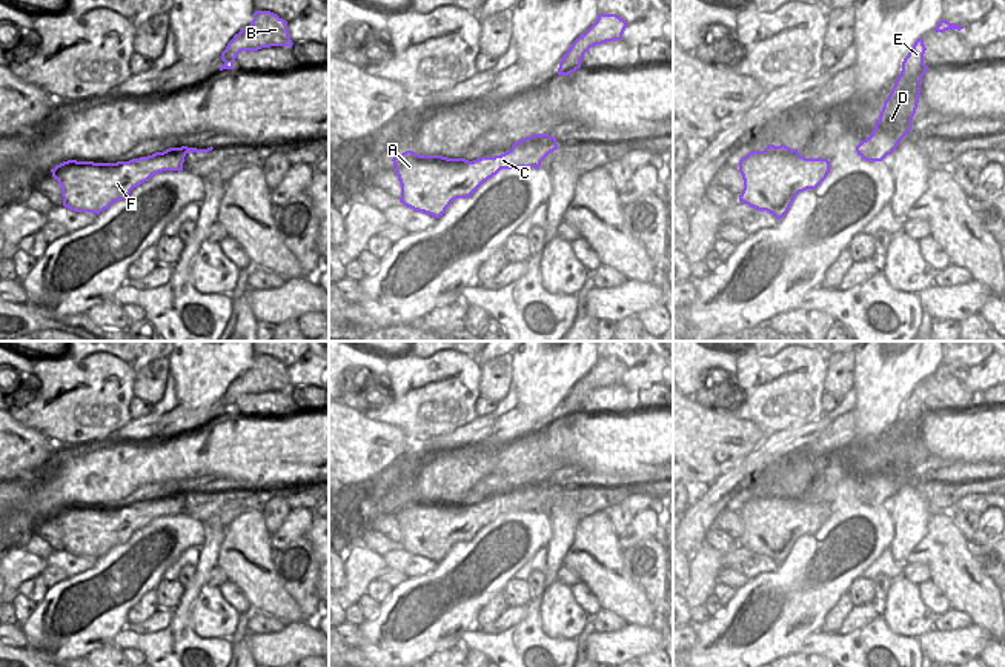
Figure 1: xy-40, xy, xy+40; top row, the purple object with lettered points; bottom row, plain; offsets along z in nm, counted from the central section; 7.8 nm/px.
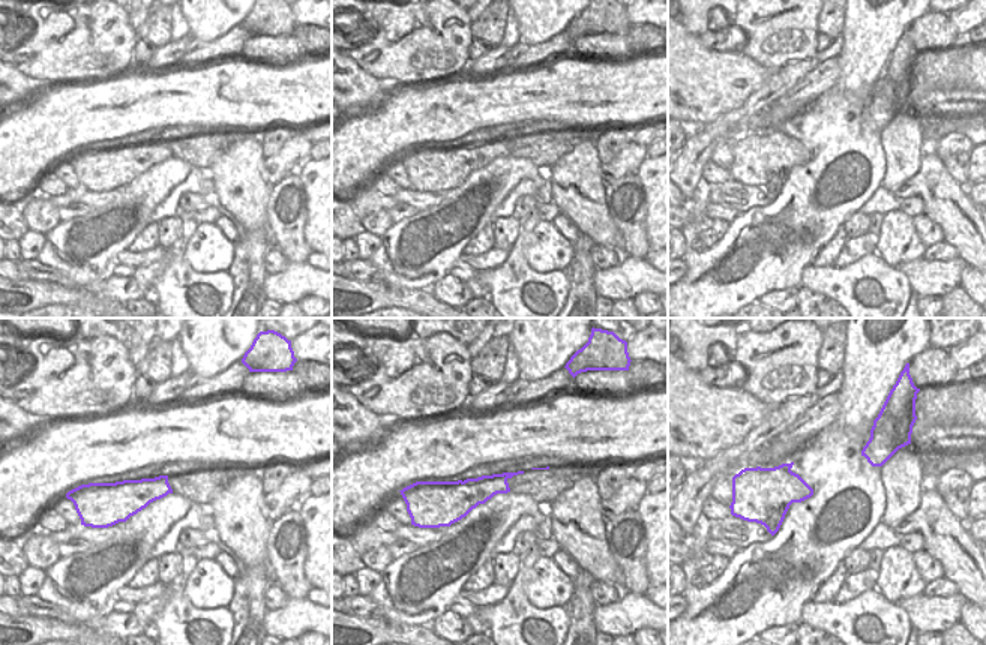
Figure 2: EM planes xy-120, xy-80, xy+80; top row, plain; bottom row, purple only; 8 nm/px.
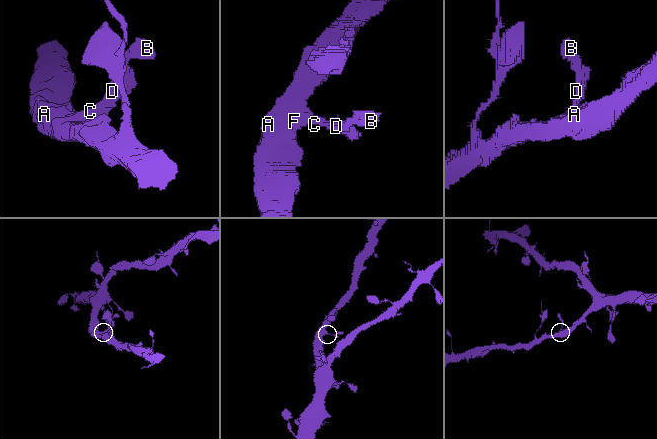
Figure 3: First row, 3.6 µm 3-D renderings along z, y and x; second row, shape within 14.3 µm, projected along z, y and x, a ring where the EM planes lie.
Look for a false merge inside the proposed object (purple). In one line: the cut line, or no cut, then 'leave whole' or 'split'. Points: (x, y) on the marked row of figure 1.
cut none; leave whole

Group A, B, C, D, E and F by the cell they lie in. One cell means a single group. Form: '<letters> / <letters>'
A B C D E F

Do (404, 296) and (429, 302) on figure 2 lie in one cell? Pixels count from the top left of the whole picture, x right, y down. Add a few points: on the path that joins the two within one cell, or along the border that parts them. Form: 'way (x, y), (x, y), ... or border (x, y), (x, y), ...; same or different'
way (410, 299), (423, 302); same

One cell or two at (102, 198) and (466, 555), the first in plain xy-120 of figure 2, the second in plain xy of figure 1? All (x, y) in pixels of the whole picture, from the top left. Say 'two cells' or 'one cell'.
two cells

